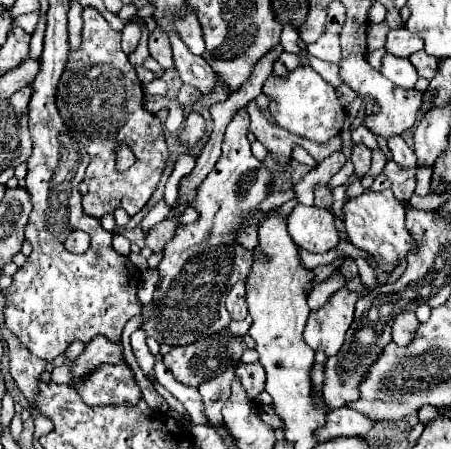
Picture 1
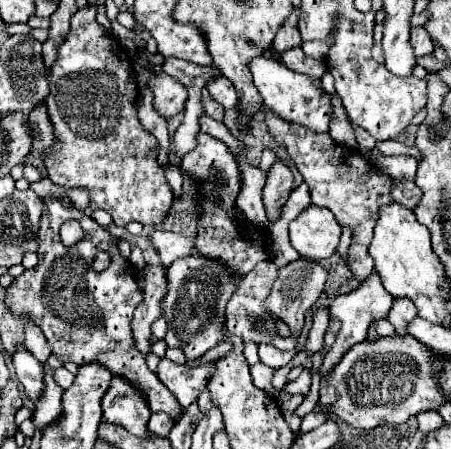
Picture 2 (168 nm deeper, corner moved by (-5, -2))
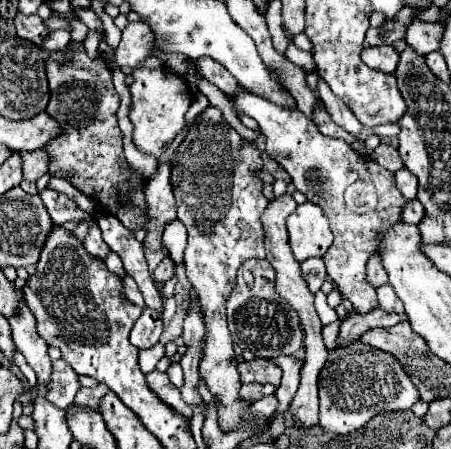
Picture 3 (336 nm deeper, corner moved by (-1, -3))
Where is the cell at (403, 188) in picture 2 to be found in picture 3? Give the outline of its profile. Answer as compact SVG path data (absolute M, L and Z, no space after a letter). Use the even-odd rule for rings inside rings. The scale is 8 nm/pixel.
M408 200L406 206L402 208L402 220L410 224L418 224L424 216L424 206L418 200Z

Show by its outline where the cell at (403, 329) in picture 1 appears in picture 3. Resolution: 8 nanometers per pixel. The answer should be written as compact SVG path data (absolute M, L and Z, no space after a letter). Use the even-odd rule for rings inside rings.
M384 284L378 288L378 304L382 310L386 312L394 312L394 314L404 314L404 306L402 300L394 294L390 284Z

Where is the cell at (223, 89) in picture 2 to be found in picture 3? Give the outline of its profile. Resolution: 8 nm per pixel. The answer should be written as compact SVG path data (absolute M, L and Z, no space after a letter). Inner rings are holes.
M244 88L232 98L232 102L238 114L246 114L258 122L260 132L266 138L266 154L290 174L296 190L300 190L312 204L324 210L334 234L334 242L324 254L328 276L360 314L376 308L376 290L366 282L366 262L378 246L378 232L384 226L400 220L400 210L406 204L406 198L394 184L394 174L372 158L352 150L344 140L324 136L300 110L282 110L280 106ZM356 180L370 180L378 190L378 206L368 214L354 214L344 204L344 190Z

